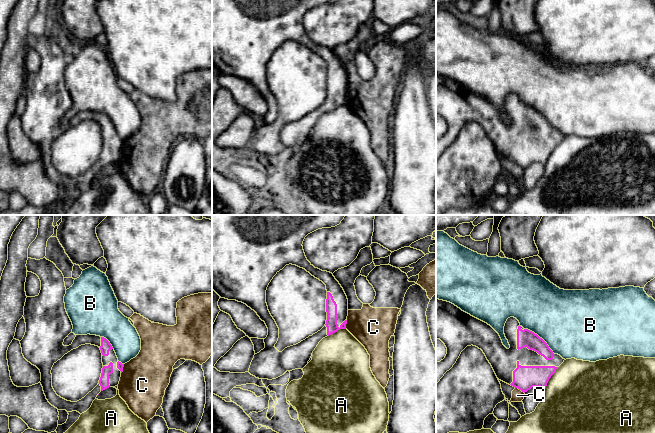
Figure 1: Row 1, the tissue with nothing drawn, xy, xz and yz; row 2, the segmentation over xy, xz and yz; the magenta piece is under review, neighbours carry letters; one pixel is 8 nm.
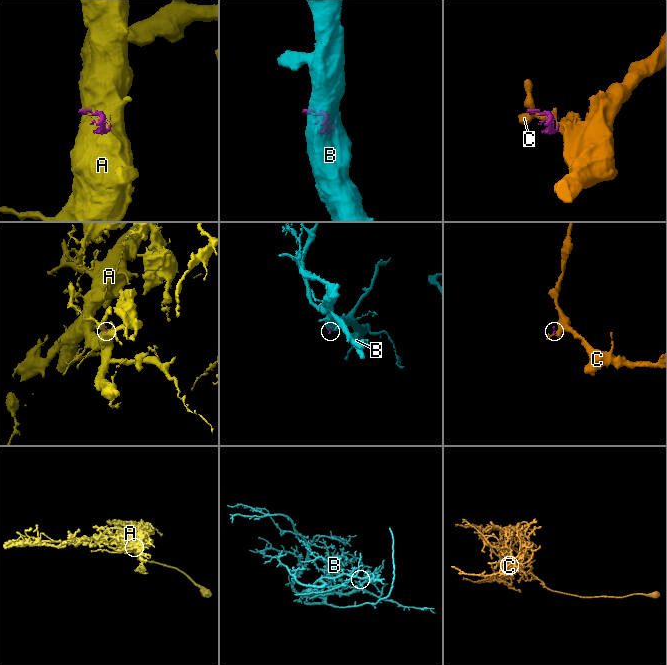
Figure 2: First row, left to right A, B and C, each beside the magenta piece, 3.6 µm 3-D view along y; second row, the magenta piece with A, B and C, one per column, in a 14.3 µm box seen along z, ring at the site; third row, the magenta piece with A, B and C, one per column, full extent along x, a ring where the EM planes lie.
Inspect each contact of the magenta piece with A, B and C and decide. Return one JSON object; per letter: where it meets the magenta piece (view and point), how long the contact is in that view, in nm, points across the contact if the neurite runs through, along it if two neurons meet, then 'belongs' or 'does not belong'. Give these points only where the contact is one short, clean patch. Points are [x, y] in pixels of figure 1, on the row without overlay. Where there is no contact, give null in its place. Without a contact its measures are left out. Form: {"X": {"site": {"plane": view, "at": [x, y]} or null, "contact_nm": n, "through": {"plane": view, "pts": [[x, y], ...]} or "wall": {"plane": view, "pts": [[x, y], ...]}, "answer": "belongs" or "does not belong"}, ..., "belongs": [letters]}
{"A": {"site": {"plane": "yz", "at": [550, 153]}, "contact_nm": 220, "wall": {"plane": "yz", "pts": [[557, 143], [543, 165]]}, "answer": "does not belong"}, "B": {"site": {"plane": "yz", "at": [539, 113]}, "contact_nm": 320, "answer": "does not belong"}, "C": {"site": {"plane": "yz", "at": [520, 165]}, "contact_nm": 90, "answer": "does not belong"}, "belongs": []}

